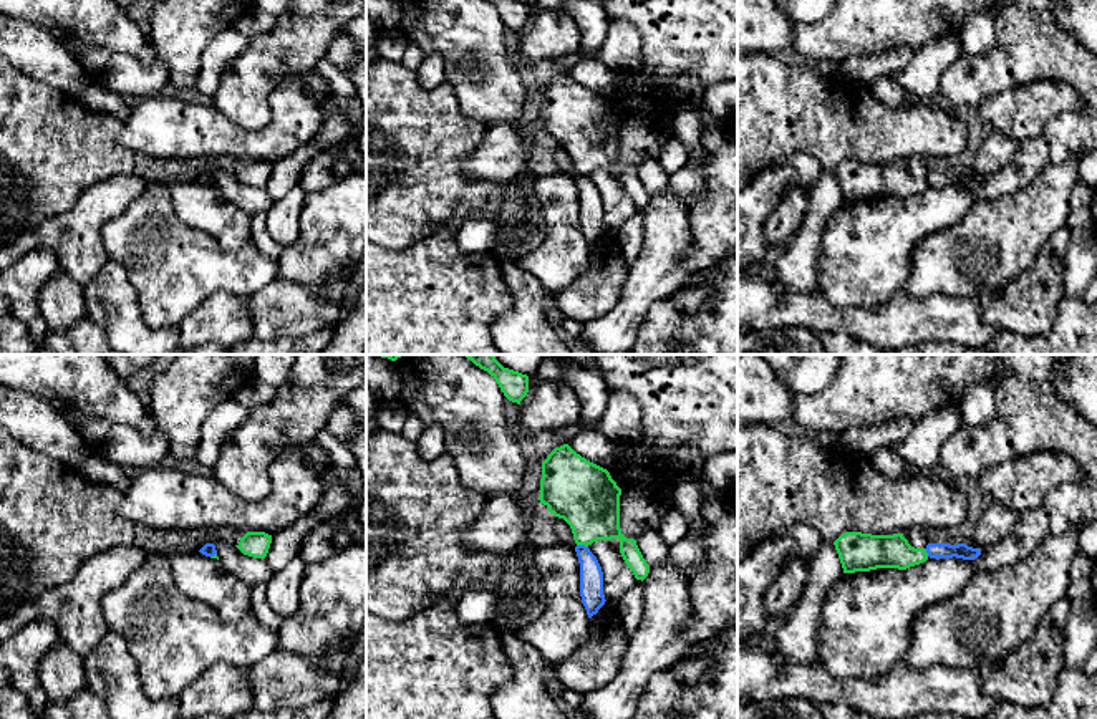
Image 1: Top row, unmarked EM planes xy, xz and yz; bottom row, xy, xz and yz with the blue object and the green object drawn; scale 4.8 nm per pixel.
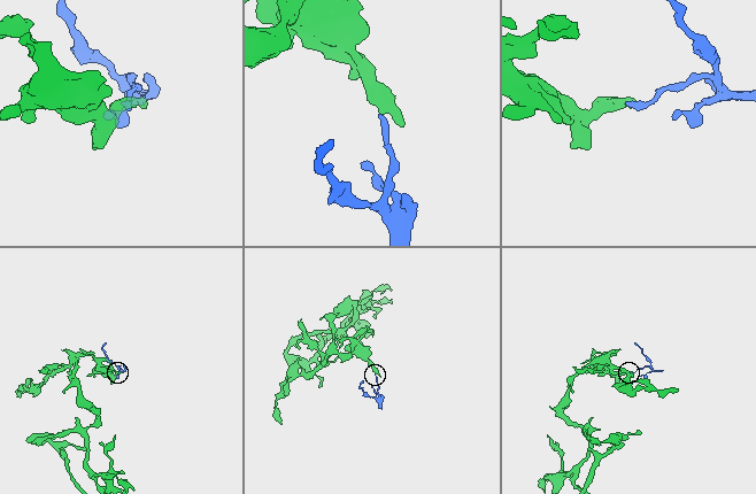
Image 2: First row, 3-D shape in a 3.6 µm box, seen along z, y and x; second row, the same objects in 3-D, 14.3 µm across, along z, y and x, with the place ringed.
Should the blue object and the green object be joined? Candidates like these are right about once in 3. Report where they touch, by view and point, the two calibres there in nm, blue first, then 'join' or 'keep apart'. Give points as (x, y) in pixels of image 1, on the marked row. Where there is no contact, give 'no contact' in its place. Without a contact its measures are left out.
contact xz (582, 545); calibres 110 and 320 nm; keep apart

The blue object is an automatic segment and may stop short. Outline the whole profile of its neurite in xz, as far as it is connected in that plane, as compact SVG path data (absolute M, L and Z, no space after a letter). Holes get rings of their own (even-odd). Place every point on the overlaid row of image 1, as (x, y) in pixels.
M577 545L575 552L580 563L580 596L588 618L592 618L606 601L603 596L603 572L588 547Z

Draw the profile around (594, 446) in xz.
M585 429L572 437L567 444L587 461L610 470L616 447L602 432Z

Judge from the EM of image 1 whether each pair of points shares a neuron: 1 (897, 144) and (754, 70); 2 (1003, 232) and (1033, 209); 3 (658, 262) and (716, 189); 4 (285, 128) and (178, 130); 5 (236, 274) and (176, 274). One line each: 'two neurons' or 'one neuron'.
1: one neuron
2: one neuron
3: two neurons
4: one neuron
5: one neuron

